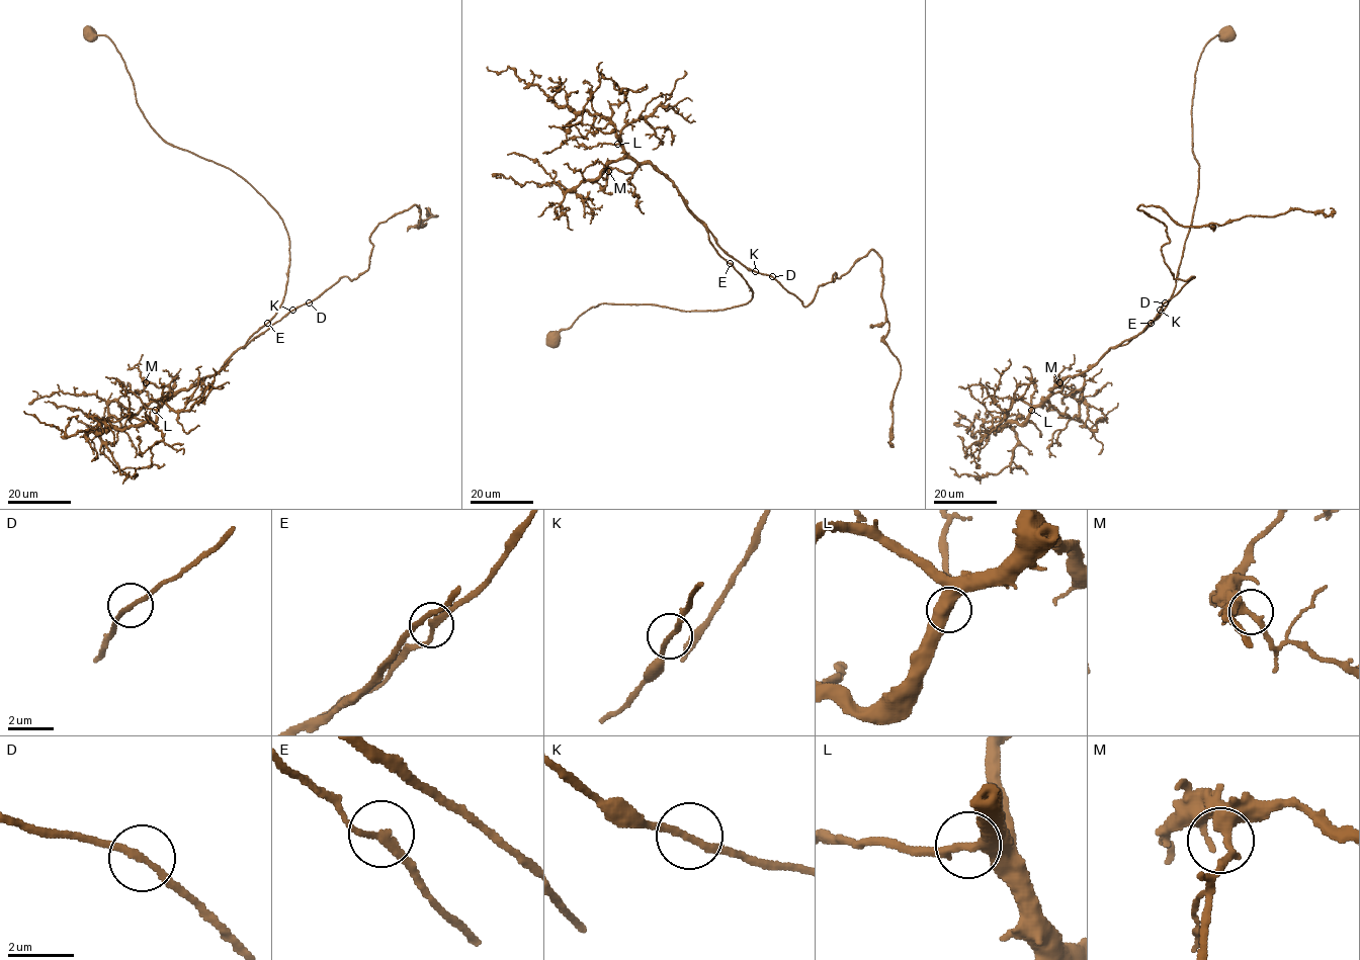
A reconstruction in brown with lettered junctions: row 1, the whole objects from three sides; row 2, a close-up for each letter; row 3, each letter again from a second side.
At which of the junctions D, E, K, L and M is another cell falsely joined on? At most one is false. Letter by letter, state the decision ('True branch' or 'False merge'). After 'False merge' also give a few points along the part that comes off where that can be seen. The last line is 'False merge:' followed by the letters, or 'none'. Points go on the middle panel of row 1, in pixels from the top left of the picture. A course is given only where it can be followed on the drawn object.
D: True branch
E: True branch
K: True branch
L: True branch
M: True branch
False merge: none

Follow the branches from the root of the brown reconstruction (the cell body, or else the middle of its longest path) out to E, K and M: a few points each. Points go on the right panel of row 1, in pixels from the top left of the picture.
E: (1226, 33), (1216, 34), (1206, 45), (1197, 64), (1192, 151), (1199, 164), (1198, 194), (1174, 292), (1151, 323)
K: (1226, 33), (1206, 45), (1195, 74), (1198, 194), (1174, 292), (1143, 331), (1118, 345), (1160, 310)
M: (1226, 33), (1206, 45), (1195, 74), (1198, 194), (1172, 296), (1143, 331), (1053, 391), (1059, 382)

